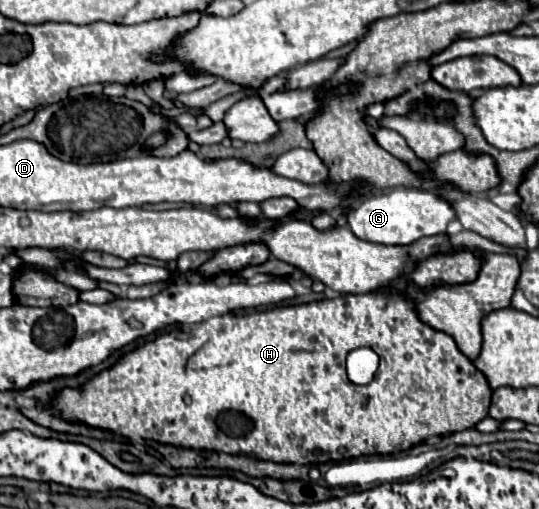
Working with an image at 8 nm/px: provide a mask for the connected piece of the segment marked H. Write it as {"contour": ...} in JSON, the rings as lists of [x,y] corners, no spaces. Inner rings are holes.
{"contour":[[[404,280],[392,284],[392,290],[380,294],[346,294],[336,296],[332,300],[300,304],[300,306],[278,306],[264,312],[250,312],[250,314],[226,314],[220,318],[210,318],[202,324],[194,326],[180,326],[168,334],[158,336],[154,342],[146,342],[144,346],[136,348],[134,352],[120,358],[110,370],[100,372],[82,388],[64,388],[56,394],[54,402],[62,410],[62,416],[70,422],[84,422],[88,426],[106,428],[118,432],[122,436],[144,438],[144,440],[158,440],[172,446],[182,448],[196,448],[196,450],[216,450],[226,454],[246,454],[258,460],[270,462],[284,462],[284,464],[322,464],[322,462],[346,462],[358,456],[390,456],[396,452],[404,452],[418,442],[430,436],[446,436],[452,432],[460,432],[466,428],[476,426],[482,418],[488,416],[488,408],[492,402],[492,388],[486,382],[486,376],[456,348],[454,340],[442,332],[432,330],[426,326],[416,314],[410,300],[406,300],[400,292],[404,288]],[[368,346],[380,356],[380,368],[374,380],[366,386],[352,384],[346,376],[344,360],[346,354],[354,348]]]}

